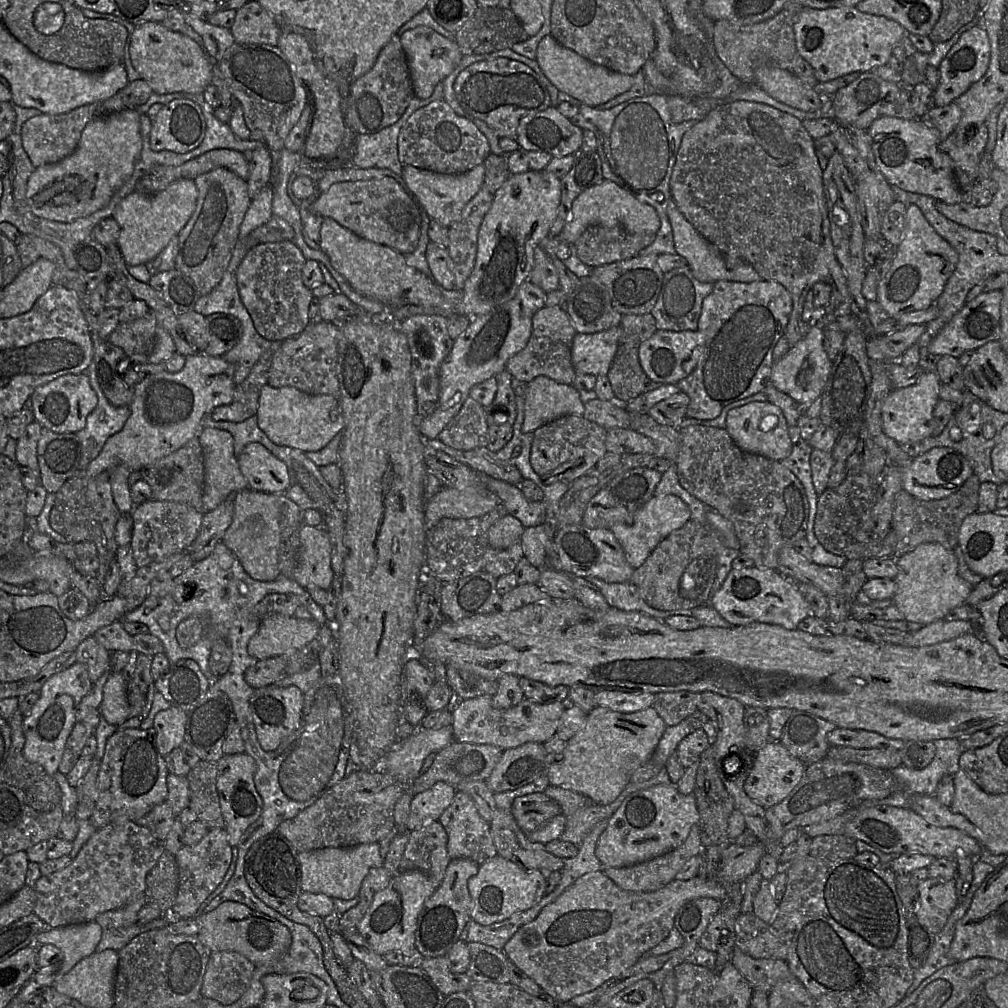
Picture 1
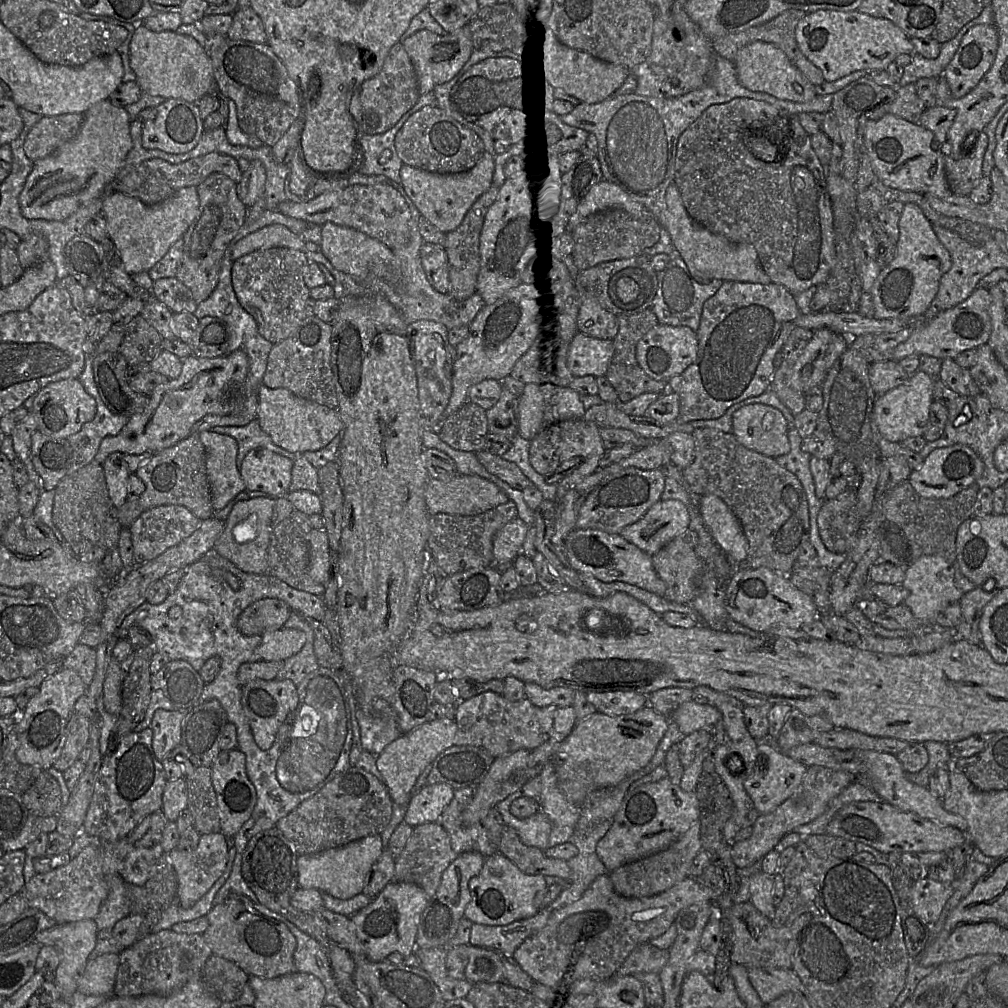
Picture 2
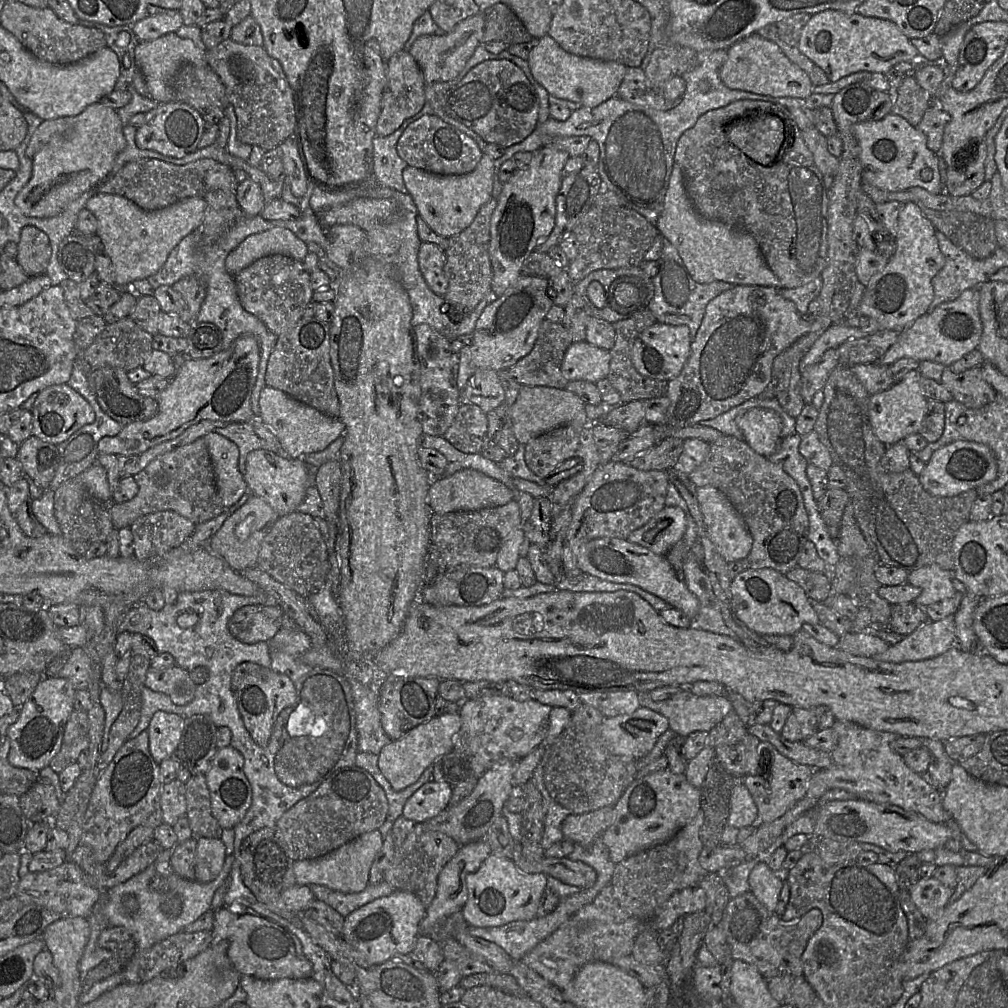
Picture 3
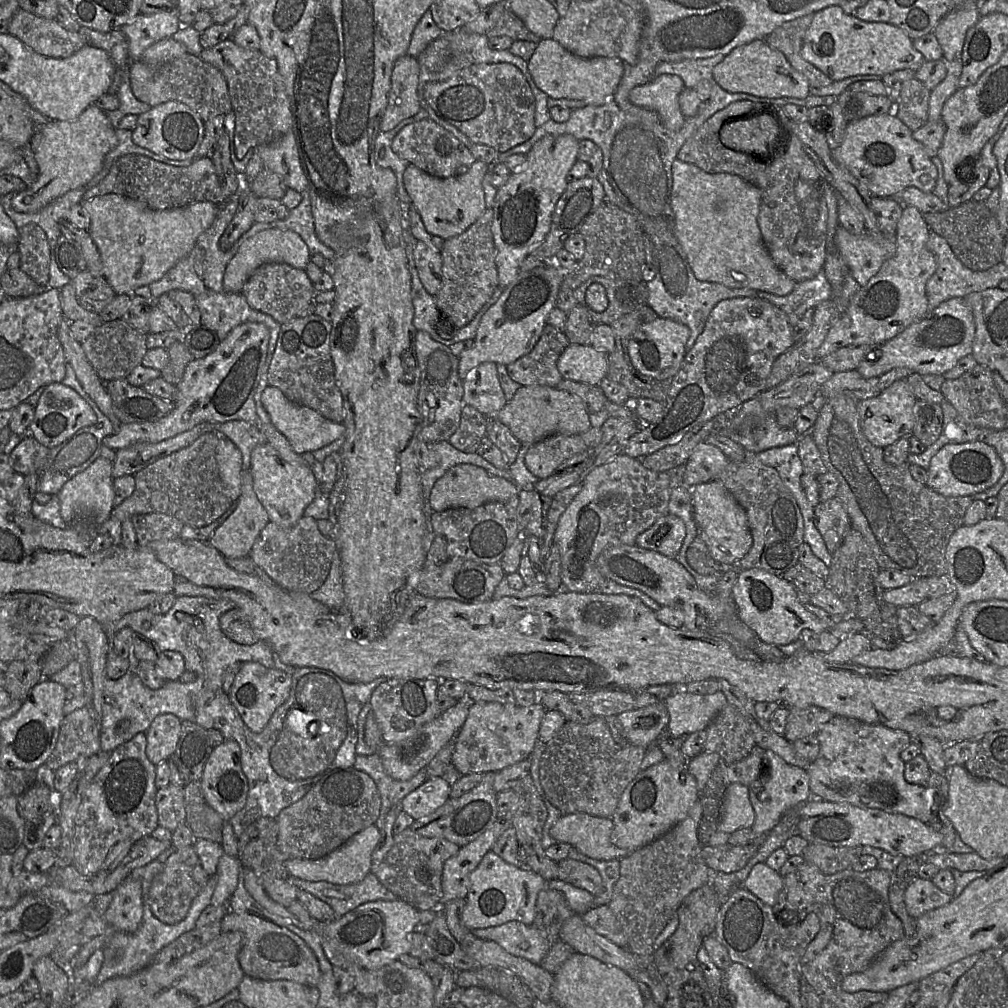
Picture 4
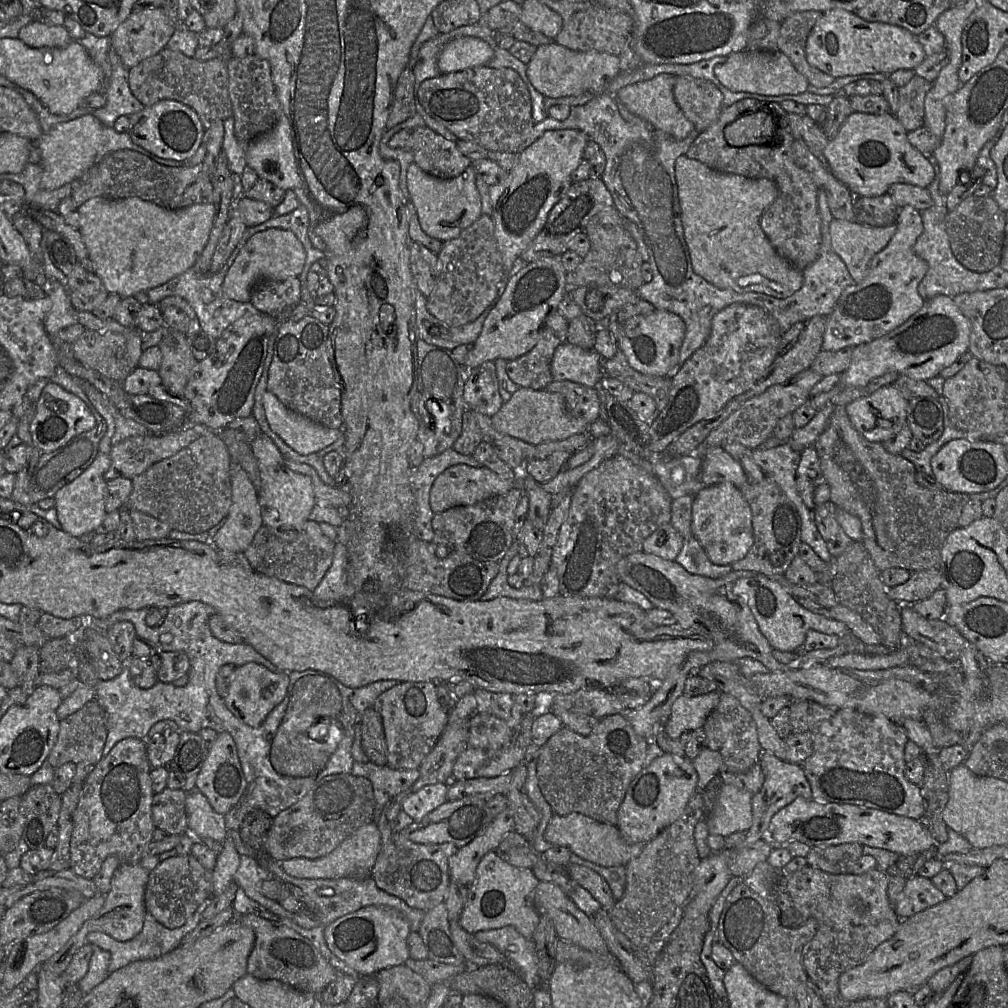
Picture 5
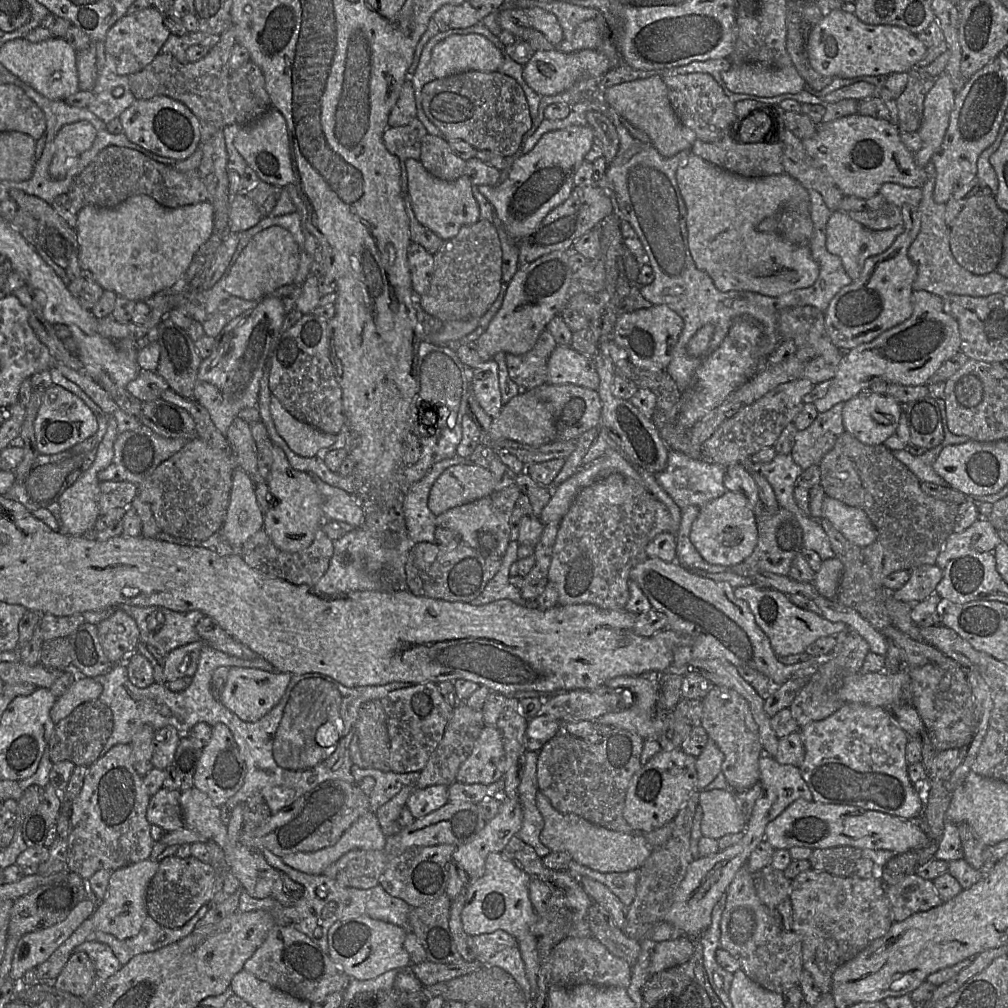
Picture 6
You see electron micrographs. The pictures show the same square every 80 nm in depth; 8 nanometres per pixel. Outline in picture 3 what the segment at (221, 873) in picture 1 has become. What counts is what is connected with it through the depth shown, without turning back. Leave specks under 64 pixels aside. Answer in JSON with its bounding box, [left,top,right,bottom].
[195,838,226,881]

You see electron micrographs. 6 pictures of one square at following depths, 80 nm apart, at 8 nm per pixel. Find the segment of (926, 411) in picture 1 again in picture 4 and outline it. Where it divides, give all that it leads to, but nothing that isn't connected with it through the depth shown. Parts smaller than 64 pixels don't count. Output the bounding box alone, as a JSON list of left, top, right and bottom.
[857,379,917,448]

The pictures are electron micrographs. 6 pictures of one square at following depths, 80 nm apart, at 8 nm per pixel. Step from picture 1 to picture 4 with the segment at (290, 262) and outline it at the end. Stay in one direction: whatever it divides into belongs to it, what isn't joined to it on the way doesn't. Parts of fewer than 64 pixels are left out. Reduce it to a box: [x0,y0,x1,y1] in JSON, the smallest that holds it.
[241,263,316,324]

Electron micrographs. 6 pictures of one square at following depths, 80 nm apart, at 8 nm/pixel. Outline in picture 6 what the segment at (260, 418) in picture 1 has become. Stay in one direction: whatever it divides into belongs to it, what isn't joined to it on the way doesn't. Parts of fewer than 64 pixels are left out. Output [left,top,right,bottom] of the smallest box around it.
[270,395,336,457]

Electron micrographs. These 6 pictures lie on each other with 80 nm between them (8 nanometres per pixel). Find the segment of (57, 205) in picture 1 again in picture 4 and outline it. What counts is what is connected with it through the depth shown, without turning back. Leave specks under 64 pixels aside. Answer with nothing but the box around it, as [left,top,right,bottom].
[11,105,118,212]

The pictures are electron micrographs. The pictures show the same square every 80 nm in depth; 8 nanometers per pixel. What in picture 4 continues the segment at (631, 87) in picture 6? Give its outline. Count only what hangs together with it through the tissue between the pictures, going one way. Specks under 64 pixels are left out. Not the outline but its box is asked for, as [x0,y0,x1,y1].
[629,74,686,131]

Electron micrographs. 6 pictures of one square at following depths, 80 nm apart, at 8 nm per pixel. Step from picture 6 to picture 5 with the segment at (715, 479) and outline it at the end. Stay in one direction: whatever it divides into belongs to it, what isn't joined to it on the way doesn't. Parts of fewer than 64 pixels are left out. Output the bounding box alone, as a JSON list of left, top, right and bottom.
[648,453,706,500]

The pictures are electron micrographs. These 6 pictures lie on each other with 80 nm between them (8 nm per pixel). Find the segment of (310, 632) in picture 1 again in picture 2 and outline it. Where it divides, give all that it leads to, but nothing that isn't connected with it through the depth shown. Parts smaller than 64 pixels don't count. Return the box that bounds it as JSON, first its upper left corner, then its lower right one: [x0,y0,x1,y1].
[256,628,306,661]

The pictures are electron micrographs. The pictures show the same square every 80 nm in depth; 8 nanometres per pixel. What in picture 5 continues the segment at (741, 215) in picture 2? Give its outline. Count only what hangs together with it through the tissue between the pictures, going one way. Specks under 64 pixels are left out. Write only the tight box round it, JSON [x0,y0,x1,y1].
[685,98,821,270]

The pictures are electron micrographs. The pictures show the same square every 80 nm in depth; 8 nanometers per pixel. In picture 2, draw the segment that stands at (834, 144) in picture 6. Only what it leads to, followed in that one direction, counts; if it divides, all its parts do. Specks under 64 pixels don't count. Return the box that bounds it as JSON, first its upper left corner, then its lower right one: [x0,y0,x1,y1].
[863,113,953,199]

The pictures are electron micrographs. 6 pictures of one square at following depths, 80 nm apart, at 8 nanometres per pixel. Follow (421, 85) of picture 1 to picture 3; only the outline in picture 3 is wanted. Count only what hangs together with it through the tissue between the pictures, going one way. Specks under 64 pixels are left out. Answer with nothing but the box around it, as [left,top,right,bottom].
[409,12,485,84]

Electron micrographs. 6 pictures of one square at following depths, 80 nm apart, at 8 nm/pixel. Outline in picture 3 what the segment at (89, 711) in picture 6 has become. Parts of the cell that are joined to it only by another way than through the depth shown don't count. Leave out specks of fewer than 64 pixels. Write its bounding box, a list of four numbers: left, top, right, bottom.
[49,710,88,773]

